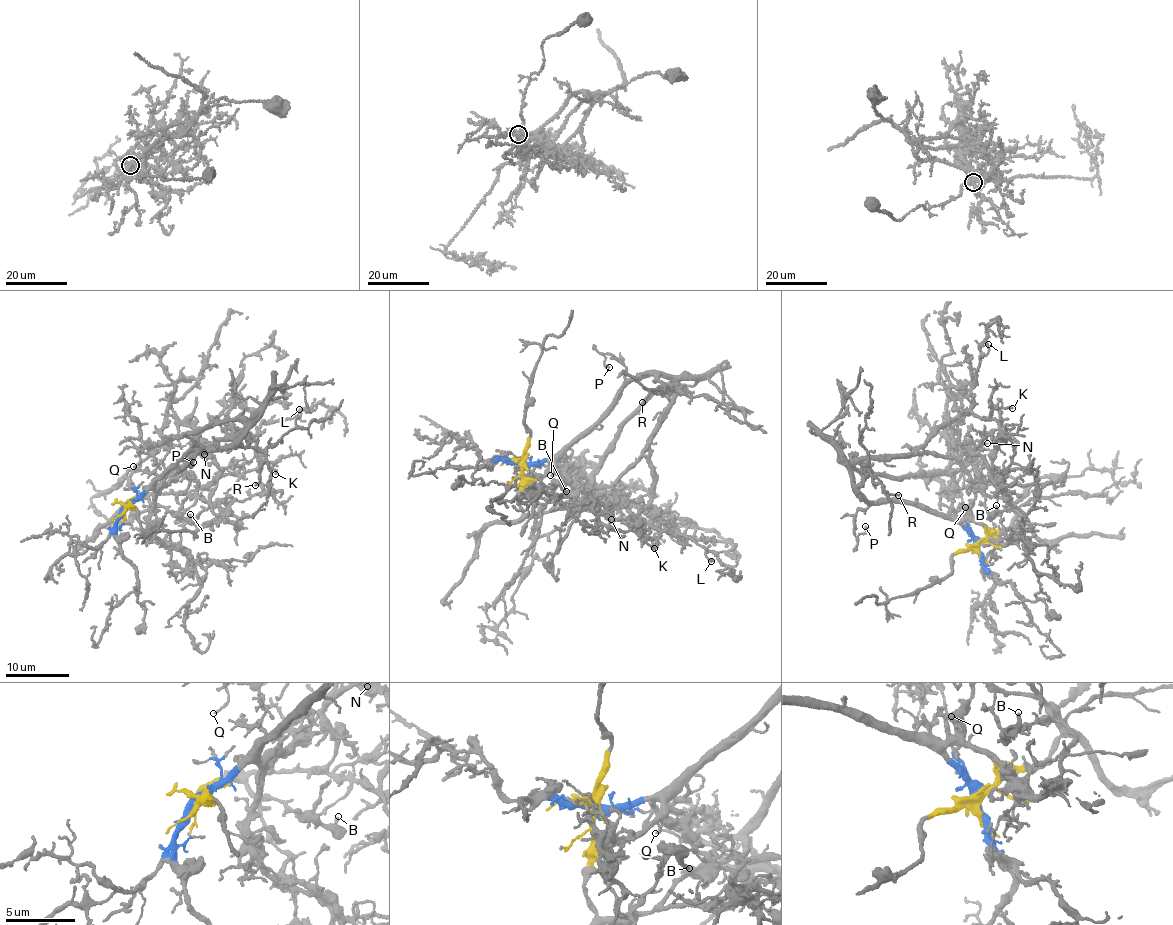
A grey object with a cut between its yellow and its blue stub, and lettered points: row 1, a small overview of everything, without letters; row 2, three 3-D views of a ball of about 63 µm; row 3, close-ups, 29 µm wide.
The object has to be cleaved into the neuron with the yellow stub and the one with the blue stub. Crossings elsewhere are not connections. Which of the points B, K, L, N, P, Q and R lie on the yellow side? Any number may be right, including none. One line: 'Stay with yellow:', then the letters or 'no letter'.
Stay with yellow: B, N, Q

